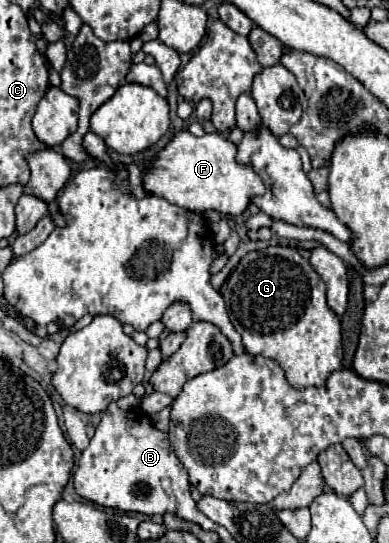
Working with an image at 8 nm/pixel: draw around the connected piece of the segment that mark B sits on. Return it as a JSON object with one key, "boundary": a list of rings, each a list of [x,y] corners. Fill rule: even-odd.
{"boundary":[[[110,403],[102,413],[90,445],[82,451],[74,471],[74,487],[80,497],[102,507],[144,513],[172,513],[186,521],[196,521],[196,501],[190,495],[188,473],[174,455],[168,433],[154,427],[142,409],[122,411]]]}

